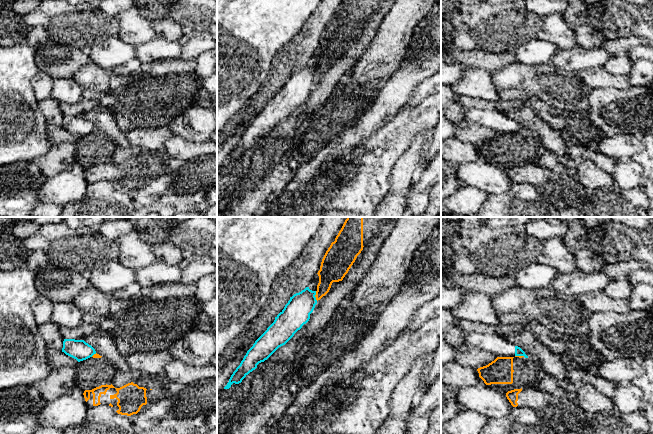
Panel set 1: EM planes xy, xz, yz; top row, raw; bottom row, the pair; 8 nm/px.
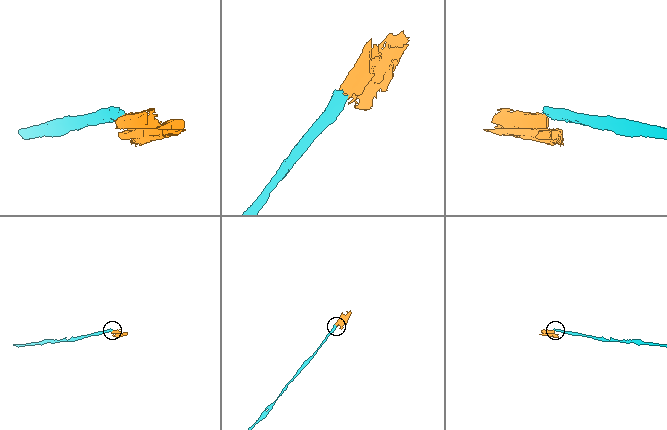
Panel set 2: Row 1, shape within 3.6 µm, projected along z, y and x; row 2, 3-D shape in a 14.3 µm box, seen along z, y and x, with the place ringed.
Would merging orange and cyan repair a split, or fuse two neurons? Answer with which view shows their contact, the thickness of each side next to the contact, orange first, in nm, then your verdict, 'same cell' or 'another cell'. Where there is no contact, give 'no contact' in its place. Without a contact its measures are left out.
xz | 190/220 nm | another cell

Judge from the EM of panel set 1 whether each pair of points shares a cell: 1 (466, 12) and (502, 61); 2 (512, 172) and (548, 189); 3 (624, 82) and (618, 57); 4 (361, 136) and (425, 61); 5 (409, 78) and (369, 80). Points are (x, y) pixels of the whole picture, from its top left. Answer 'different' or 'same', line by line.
1: different
2: same
3: different
4: same
5: different

